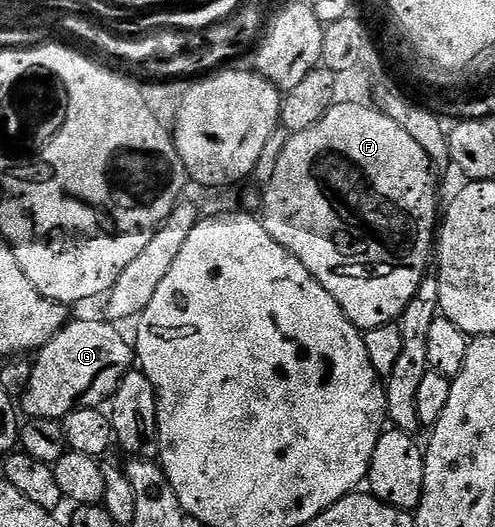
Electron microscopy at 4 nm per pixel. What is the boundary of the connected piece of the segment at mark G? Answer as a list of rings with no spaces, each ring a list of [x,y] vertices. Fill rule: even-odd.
[[[96,318],[69,321],[38,351],[32,362],[29,386],[22,397],[22,410],[28,418],[62,420],[75,410],[103,407],[111,399],[118,384],[133,369],[134,346],[116,331],[119,329],[111,321],[103,321]]]

